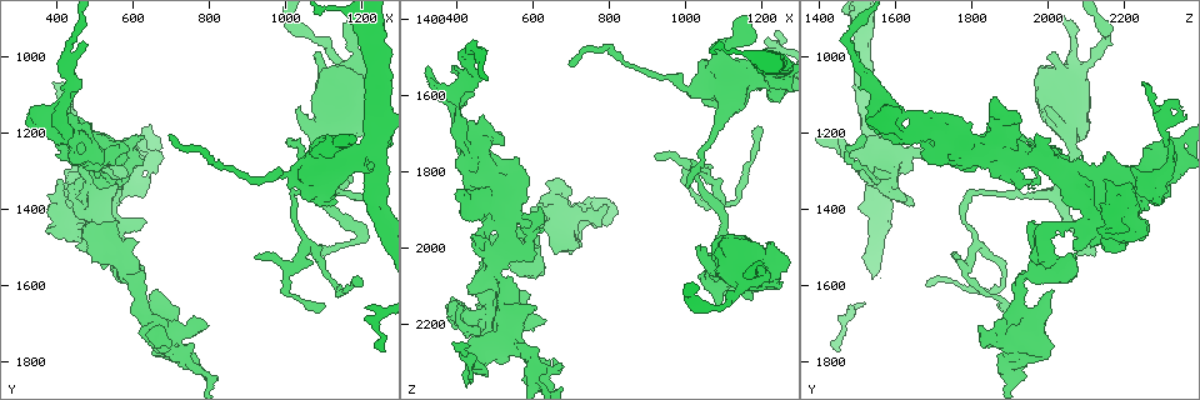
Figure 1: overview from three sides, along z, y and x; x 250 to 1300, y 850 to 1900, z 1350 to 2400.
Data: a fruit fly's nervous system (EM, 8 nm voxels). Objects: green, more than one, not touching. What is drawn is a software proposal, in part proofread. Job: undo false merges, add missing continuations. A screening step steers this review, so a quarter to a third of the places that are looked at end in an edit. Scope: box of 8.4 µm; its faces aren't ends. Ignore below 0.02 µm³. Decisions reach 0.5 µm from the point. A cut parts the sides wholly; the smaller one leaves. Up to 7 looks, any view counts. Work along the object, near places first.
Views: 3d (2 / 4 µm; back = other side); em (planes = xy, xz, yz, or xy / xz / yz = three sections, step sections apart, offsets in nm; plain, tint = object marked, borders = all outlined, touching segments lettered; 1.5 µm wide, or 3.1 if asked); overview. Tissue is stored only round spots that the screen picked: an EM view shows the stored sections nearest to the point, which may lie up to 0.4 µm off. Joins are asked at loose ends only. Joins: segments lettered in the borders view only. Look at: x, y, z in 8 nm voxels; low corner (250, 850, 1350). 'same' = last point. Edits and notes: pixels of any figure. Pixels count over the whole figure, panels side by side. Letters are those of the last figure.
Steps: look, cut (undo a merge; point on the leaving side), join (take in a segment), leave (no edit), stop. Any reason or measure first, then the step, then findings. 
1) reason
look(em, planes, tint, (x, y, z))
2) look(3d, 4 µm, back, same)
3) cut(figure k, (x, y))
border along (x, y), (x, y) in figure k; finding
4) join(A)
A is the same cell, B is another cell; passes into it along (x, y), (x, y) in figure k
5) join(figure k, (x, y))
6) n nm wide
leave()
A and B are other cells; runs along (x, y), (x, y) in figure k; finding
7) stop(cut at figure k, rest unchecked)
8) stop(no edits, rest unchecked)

branch stops here
look(3d, 4 µm, (790, 1715, 1895))

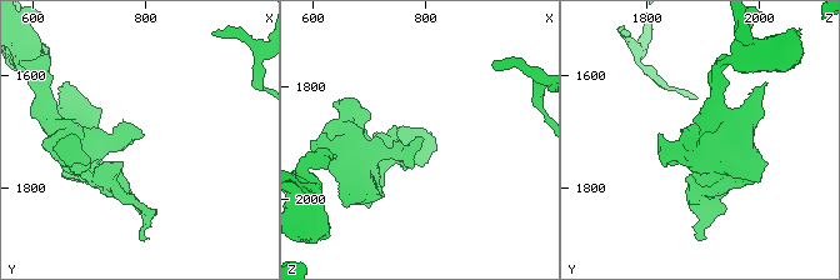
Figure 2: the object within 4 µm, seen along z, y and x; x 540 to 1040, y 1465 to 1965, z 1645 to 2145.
now the EM
look(em, planes, tint, (790, 1715, 1890))

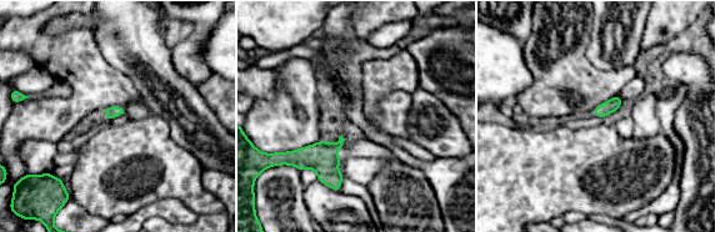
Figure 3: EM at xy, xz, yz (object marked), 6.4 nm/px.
look(em, planes, borders, same)

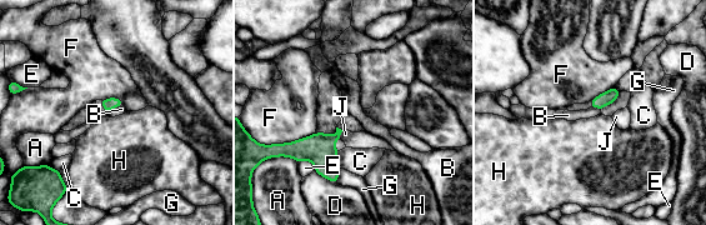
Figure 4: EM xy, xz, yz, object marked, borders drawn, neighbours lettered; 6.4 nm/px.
leave()
A, B, C, D, E, F, G, H and J are other cells; border along (121, 104), (113, 109) in figure 4; none of them fits

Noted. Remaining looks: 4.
thin end
look(em, planes, borders, (1000, 1215, 1845))

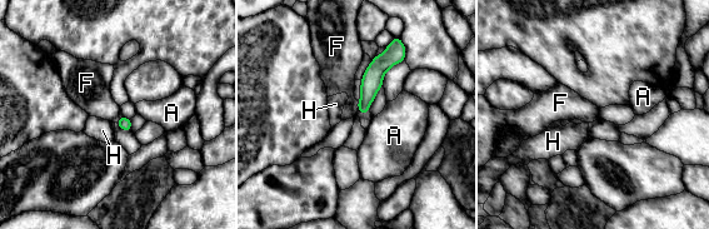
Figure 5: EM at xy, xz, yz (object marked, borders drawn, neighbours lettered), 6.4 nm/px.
80 nm wide
leave()
A, F and H are other cells; runs along (393, 51), (375, 70), (363, 109) in figure 5; no lettered segment goes on from it

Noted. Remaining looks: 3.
look(em, xz, step 8, tint, (440, 1200, 1730))

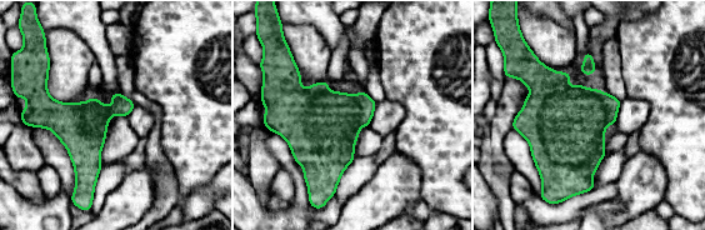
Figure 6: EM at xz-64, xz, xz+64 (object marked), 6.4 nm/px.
look(em, xz, step 8, borders, same)

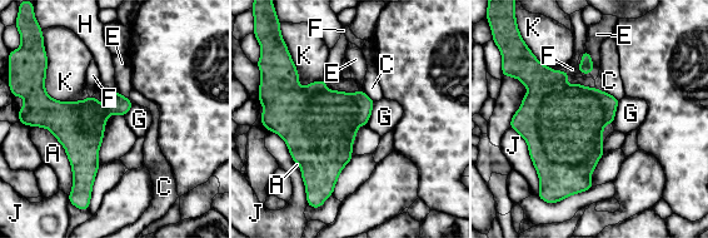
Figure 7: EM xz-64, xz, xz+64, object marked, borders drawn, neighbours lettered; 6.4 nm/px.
leave()
A, C, E, F, G, H, J and K are other cells; runs along (41, 59), (36, 97), (81, 142), (85, 188) in figure 7; all the same neuron

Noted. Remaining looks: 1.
stop(no edits, rest unchecked)

